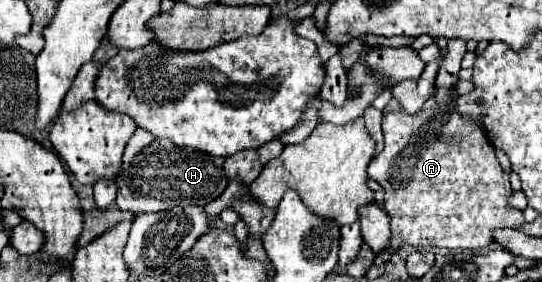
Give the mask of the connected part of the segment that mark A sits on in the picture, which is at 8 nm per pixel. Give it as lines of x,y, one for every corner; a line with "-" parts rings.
449,40
449,42
447,42
447,56
443,56
443,64
439,64
439,72
437,72
437,78
435,78
435,94
433,94
431,98
425,100
423,108
421,108
415,116
409,116
409,114
405,114
405,112
389,112
389,114
383,116
385,148
383,148
383,152
381,152
377,158
371,160
369,168
367,168
367,174
369,174
373,180
377,180
377,182
383,186
383,190
385,190
383,210
387,212
387,216
389,216
389,220
391,220
393,240
391,240
391,248
387,248
387,252
375,254
375,266
381,266
381,264
389,262
391,256
393,256
395,252
399,252
401,248
405,248
405,246
413,246
413,248
437,246
437,248
451,248
451,250
459,250
459,248
461,248
461,250
481,250
481,248
485,248
485,246
489,246
489,244
493,242
493,232
495,232
495,230
499,230
499,228
513,228
513,230
517,230
517,228
521,228
521,224
525,224
523,212
517,210
517,208
513,208
513,206
509,204
509,196
513,194
513,190
511,190
511,186
509,186
509,176
507,176
507,174
501,170
501,166
499,166
499,160
497,160
497,156
495,156
495,148
485,140
485,136
483,136
483,132
481,132
479,128
473,128
473,126
471,126
467,120
463,120
463,118
459,116
459,112
455,110
457,94
453,92
453,86
455,86
455,82
459,80
457,74
459,74
459,70
461,70
461,60
463,60
463,56
465,56
465,42
463,42
463,40

